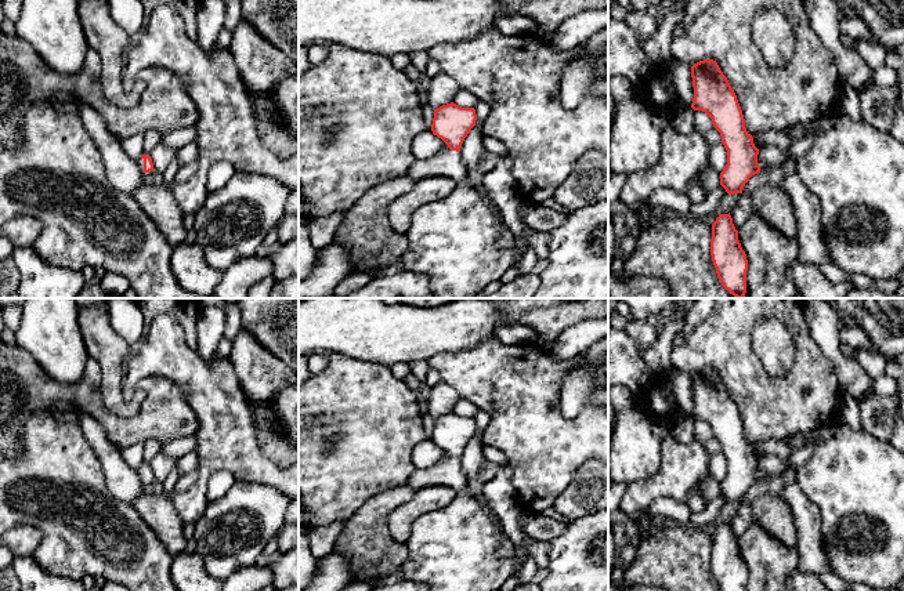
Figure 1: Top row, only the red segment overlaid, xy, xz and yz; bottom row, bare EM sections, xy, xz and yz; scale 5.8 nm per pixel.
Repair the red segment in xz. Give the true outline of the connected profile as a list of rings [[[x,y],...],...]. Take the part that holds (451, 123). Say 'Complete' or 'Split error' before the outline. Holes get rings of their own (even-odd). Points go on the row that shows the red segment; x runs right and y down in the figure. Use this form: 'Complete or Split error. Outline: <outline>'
Split error. Outline: [[[451,102],[434,109],[431,131],[449,149],[444,155],[427,160],[415,159],[406,175],[415,181],[426,177],[448,177],[459,184],[467,180],[470,174],[462,163],[460,148],[470,130],[475,126],[475,120],[474,108],[462,108]]]

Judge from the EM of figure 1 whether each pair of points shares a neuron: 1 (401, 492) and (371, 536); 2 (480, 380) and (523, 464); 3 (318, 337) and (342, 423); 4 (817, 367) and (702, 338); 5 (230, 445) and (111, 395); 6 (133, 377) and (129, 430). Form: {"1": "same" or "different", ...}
{"1": "same", "2": "same", "3": "different", "4": "same", "5": "different", "6": "different"}

